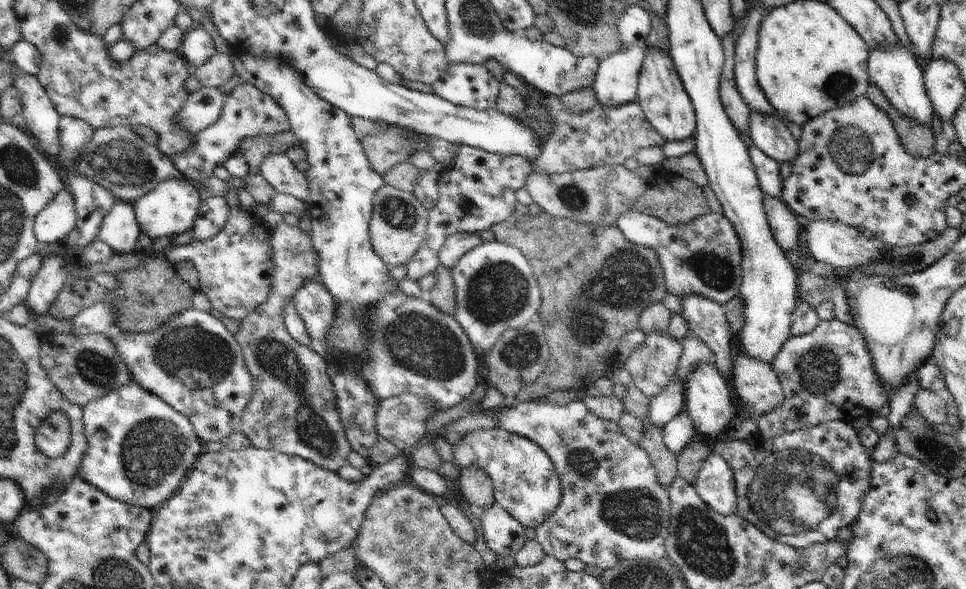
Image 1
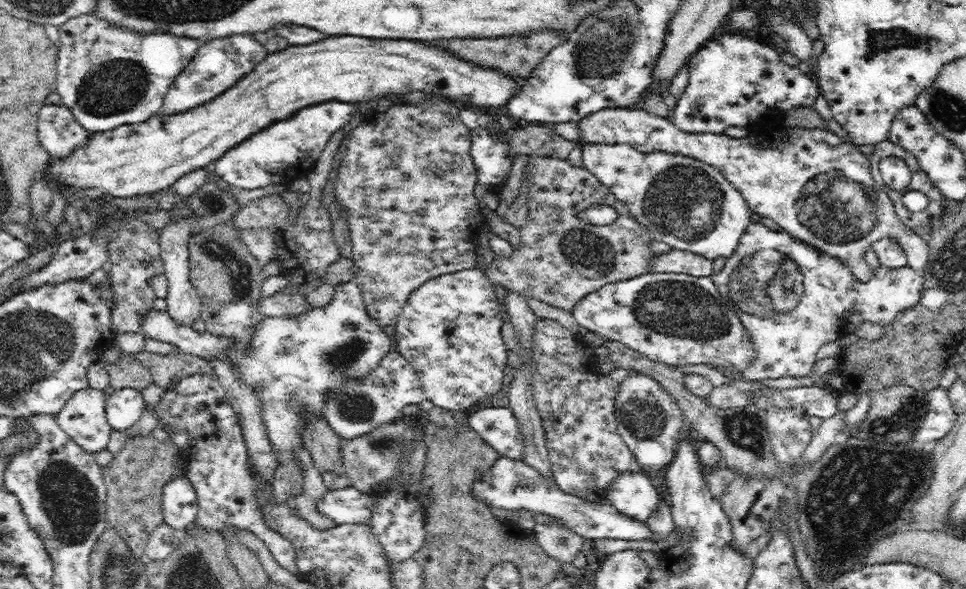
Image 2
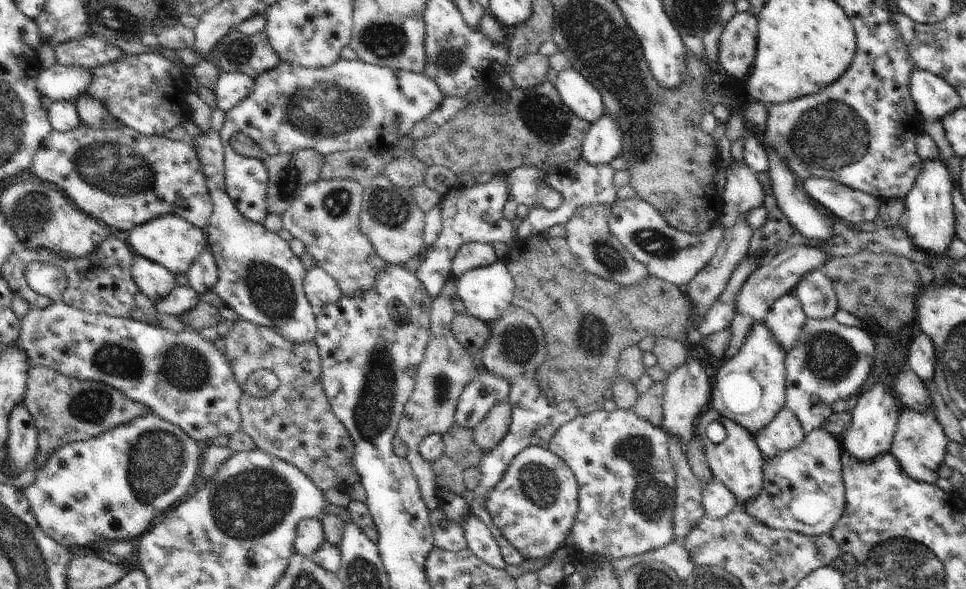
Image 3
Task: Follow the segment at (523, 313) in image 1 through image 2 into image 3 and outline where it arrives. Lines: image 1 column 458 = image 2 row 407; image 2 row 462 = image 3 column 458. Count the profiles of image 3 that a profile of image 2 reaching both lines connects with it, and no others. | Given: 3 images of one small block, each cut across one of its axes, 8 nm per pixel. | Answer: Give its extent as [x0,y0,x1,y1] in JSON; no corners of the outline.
[457,260,515,323]

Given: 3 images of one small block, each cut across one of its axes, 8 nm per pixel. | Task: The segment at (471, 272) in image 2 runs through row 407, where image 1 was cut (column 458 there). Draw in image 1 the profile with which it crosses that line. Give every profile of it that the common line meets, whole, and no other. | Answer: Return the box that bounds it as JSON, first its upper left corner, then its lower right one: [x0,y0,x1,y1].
[451,427,562,529]

